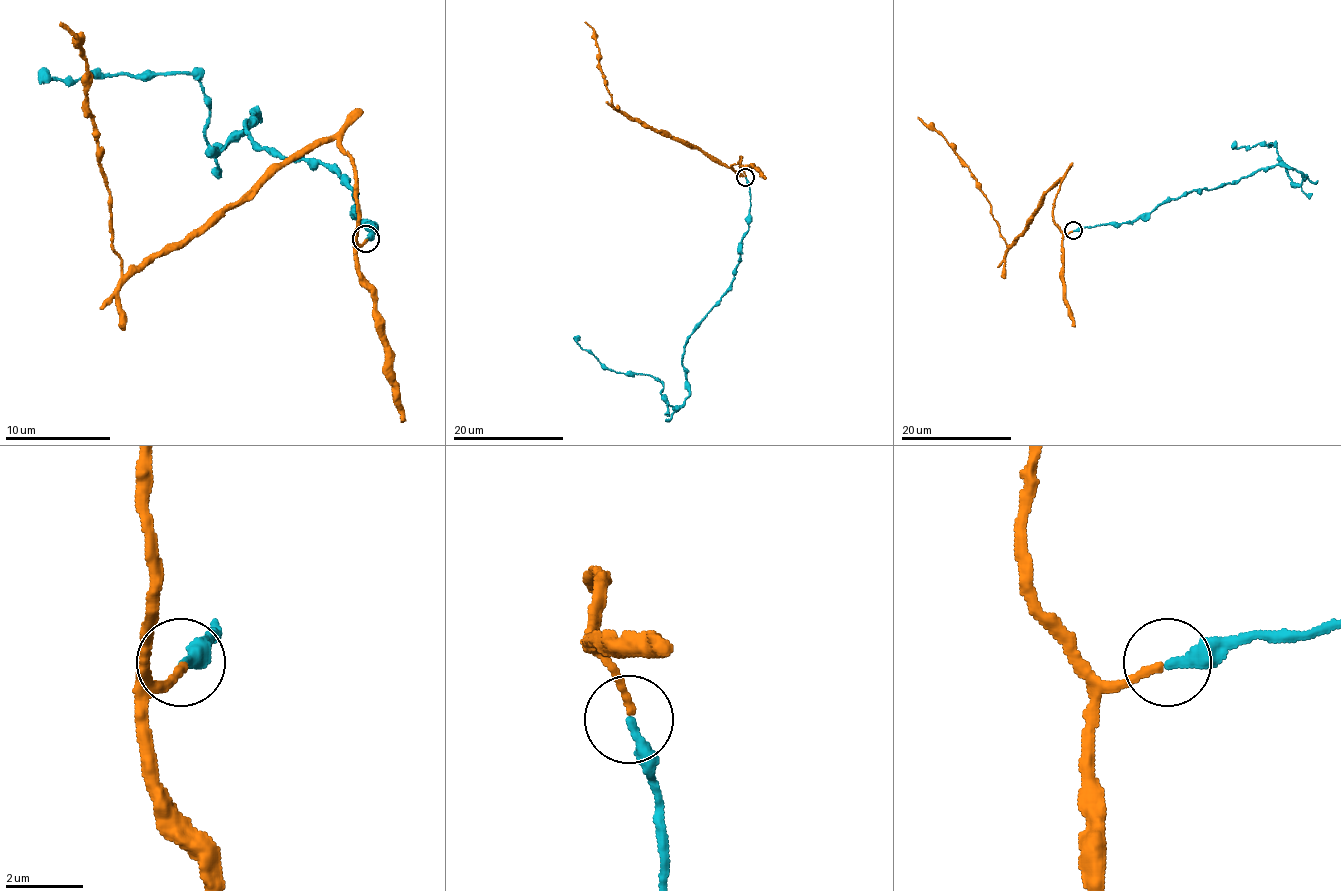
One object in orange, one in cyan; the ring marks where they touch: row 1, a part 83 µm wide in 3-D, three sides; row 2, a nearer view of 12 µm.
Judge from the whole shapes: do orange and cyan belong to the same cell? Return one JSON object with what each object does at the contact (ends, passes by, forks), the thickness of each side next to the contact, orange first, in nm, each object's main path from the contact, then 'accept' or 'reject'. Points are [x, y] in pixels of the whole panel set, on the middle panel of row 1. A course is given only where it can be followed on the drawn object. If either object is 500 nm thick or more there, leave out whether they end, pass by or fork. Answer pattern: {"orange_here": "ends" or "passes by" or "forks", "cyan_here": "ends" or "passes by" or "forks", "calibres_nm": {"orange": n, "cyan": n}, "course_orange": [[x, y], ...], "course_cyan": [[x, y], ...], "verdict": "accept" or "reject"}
{"orange_here": "ends", "cyan_here": "ends", "calibres_nm": {"orange": 190, "cyan": 280}, "course_orange": [[745, 177], [741, 157], [721, 166], [619, 112], [612, 105], [600, 69], [596, 33], [585, 22]], "course_cyan": [[745, 177], [741, 261], [684, 348], [681, 405], [672, 406], [651, 376], [611, 371], [575, 338]], "verdict": "accept"}

